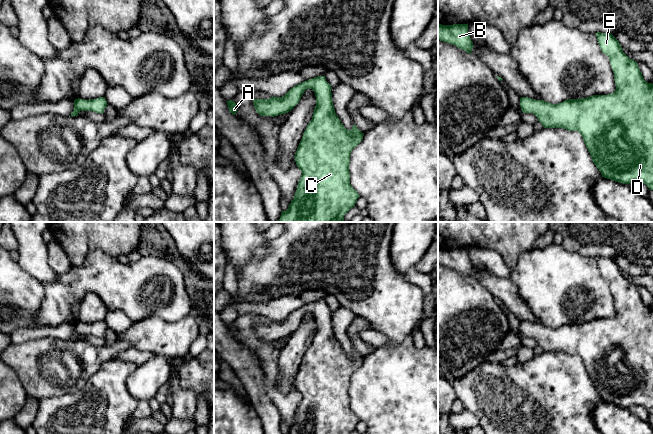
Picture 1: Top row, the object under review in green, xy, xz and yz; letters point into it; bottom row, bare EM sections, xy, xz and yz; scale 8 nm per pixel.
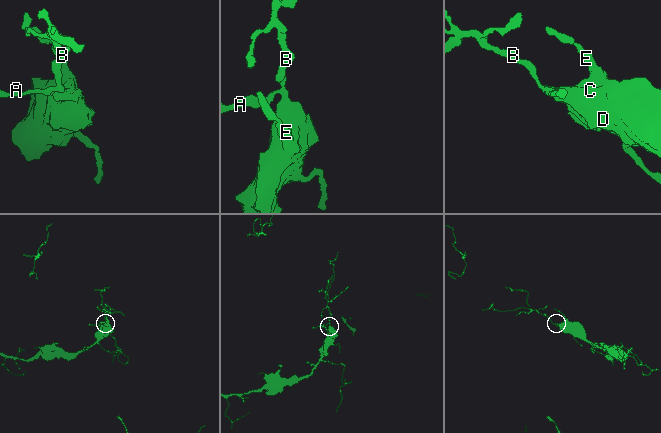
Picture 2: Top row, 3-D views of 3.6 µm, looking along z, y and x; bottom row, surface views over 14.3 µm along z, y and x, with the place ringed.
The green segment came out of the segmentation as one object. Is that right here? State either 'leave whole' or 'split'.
split

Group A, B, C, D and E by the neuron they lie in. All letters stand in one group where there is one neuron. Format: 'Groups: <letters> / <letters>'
Groups: A B / C D E

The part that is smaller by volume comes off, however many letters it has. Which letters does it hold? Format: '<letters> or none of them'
A, B

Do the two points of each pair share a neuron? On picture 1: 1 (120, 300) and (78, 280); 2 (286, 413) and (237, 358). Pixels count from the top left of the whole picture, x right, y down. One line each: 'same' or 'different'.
1: same
2: different

